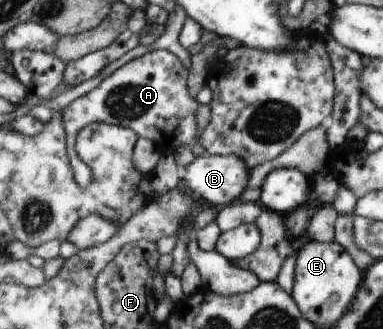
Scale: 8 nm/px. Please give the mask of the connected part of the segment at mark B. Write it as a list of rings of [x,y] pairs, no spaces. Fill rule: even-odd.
[[[202,154],[183,168],[179,168],[179,175],[185,188],[195,197],[207,200],[213,208],[222,208],[228,204],[239,202],[248,186],[251,170],[239,156]]]

